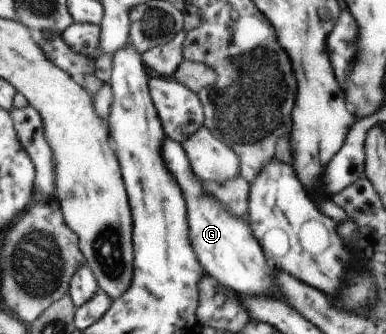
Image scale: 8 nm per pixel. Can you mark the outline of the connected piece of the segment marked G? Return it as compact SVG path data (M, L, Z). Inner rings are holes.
M165 137L161 142L161 157L167 163L171 175L175 177L183 199L187 207L187 225L189 225L189 241L191 247L201 261L203 269L213 275L224 287L231 287L235 291L247 293L247 295L273 295L281 297L279 293L271 291L273 289L273 269L271 263L263 257L261 245L251 233L250 223L247 216L236 216L225 205L205 193L204 186L199 183L196 174L192 171L191 163L187 158L186 152L177 141Z

